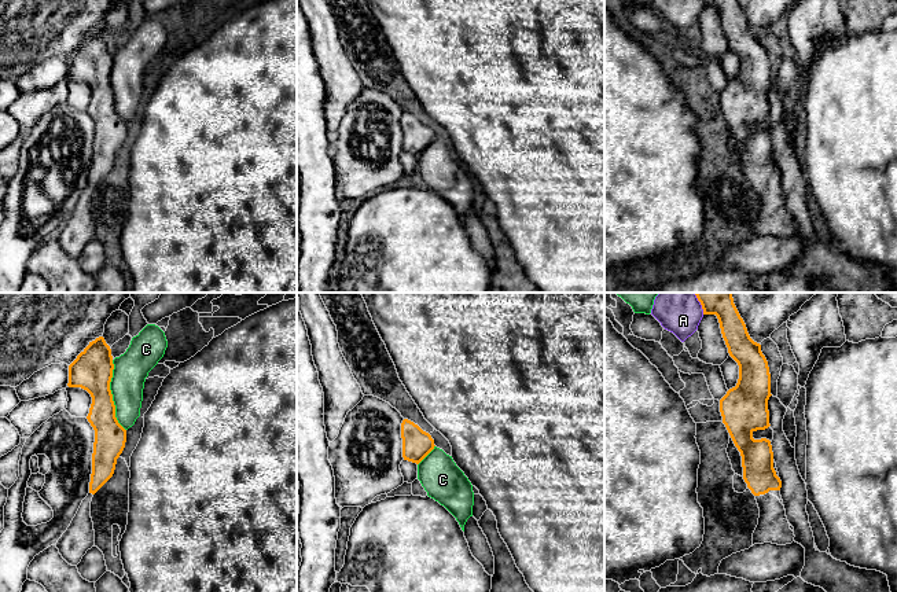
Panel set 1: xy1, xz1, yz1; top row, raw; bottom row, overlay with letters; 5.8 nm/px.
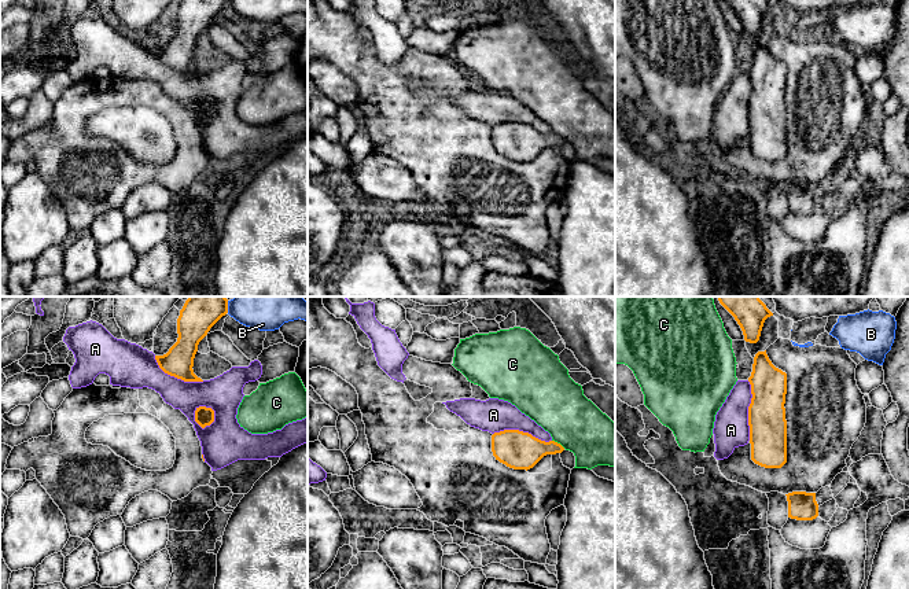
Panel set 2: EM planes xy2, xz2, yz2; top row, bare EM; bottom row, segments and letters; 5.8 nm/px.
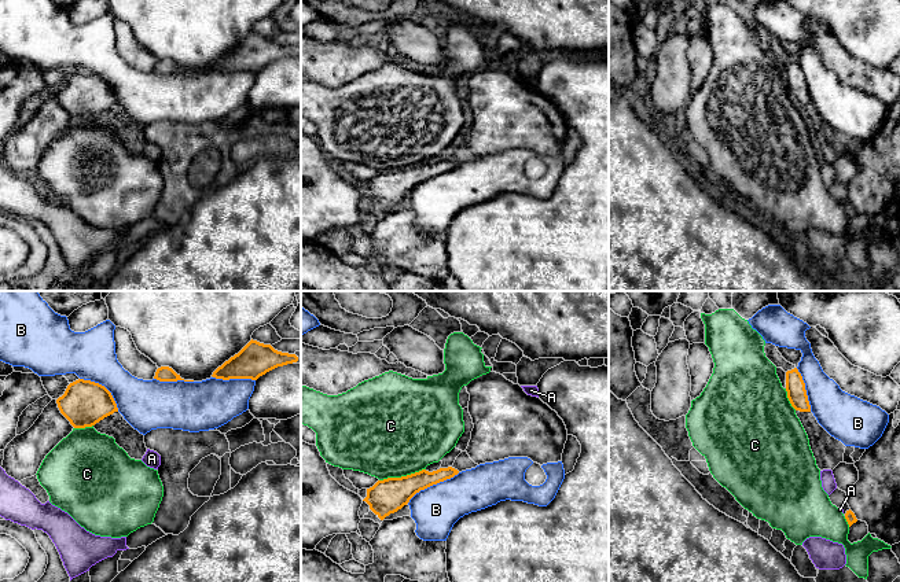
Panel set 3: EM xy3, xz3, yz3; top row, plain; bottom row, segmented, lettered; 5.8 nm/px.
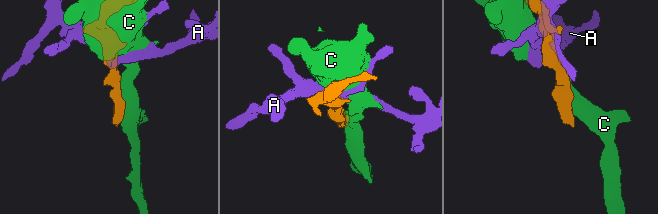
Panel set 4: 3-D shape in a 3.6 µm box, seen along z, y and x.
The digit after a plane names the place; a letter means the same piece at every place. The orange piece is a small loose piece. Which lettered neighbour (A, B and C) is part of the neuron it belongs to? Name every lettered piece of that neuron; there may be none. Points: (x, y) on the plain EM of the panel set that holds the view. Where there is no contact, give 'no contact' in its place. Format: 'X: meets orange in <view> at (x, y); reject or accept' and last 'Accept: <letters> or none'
A: meets orange in yz2 at (749, 103); reject
B: meets orange in xz3 at (433, 176); reject
C: meets orange in xy1 at (111, 88); reject
Accept: none

